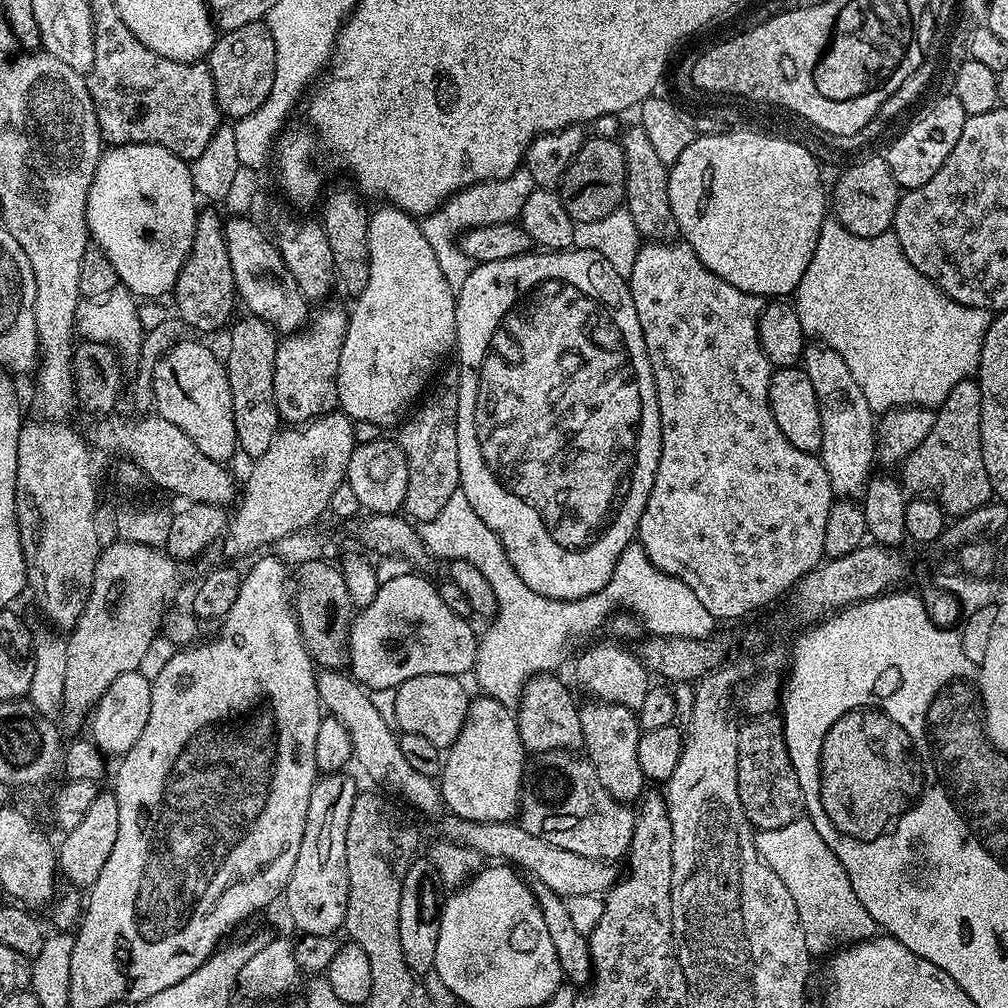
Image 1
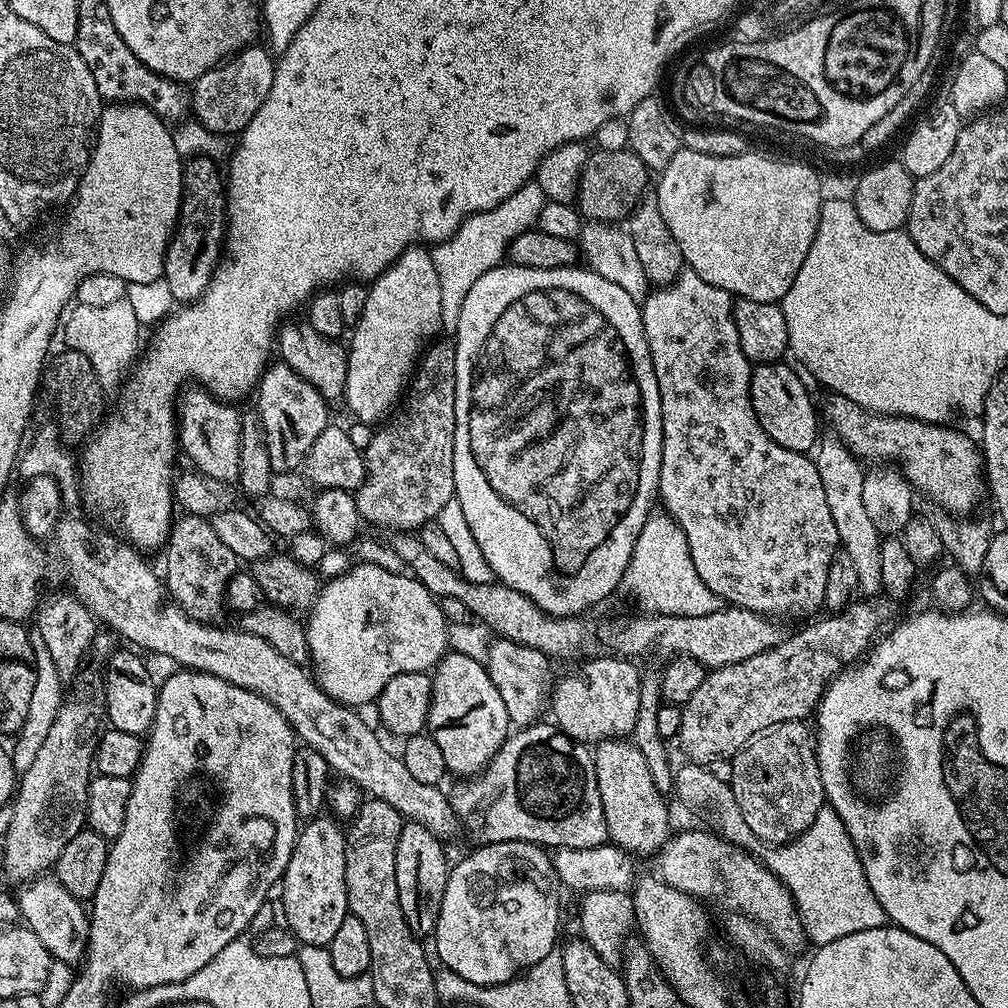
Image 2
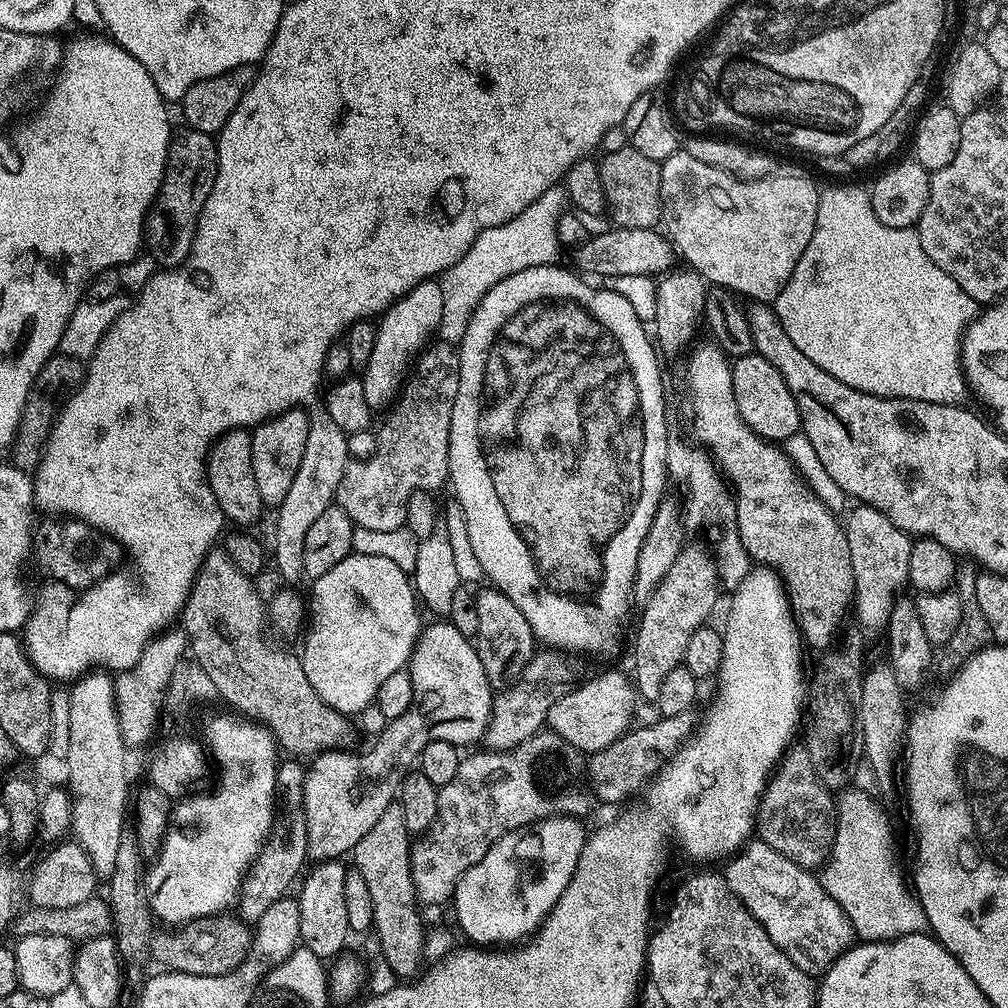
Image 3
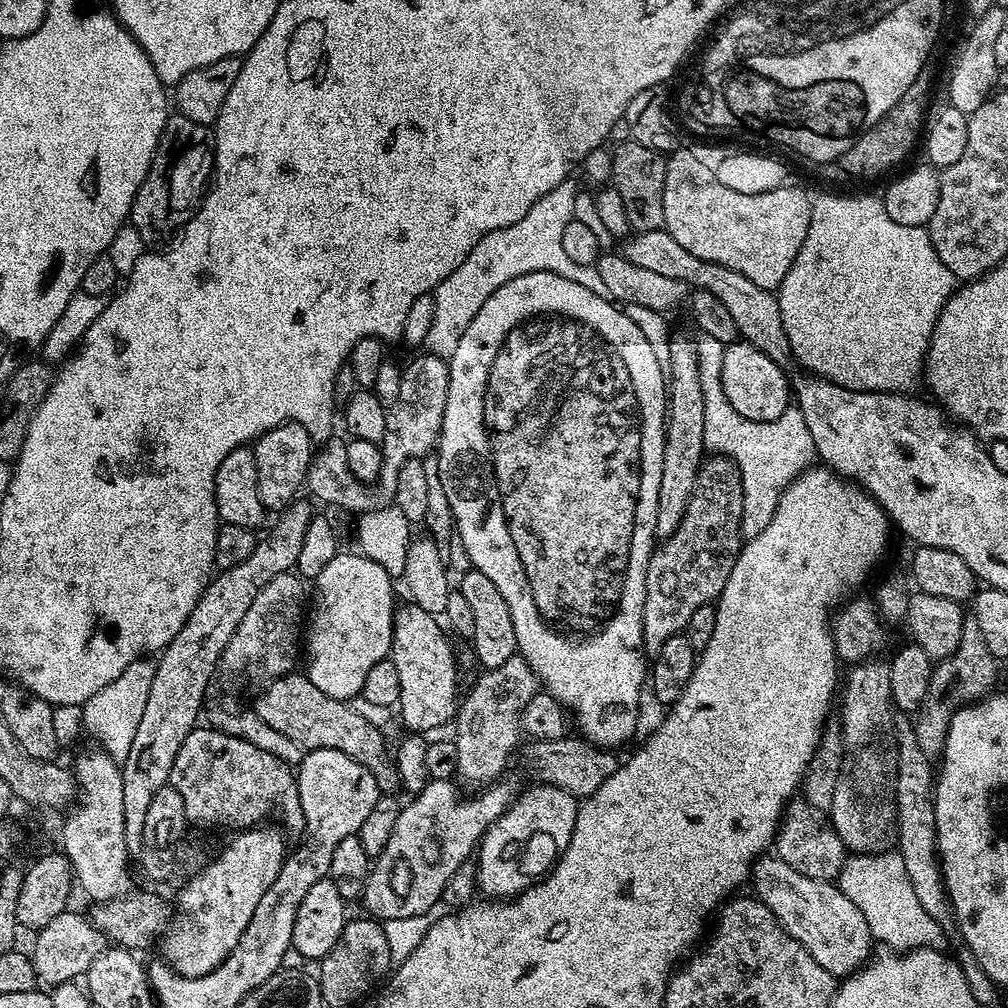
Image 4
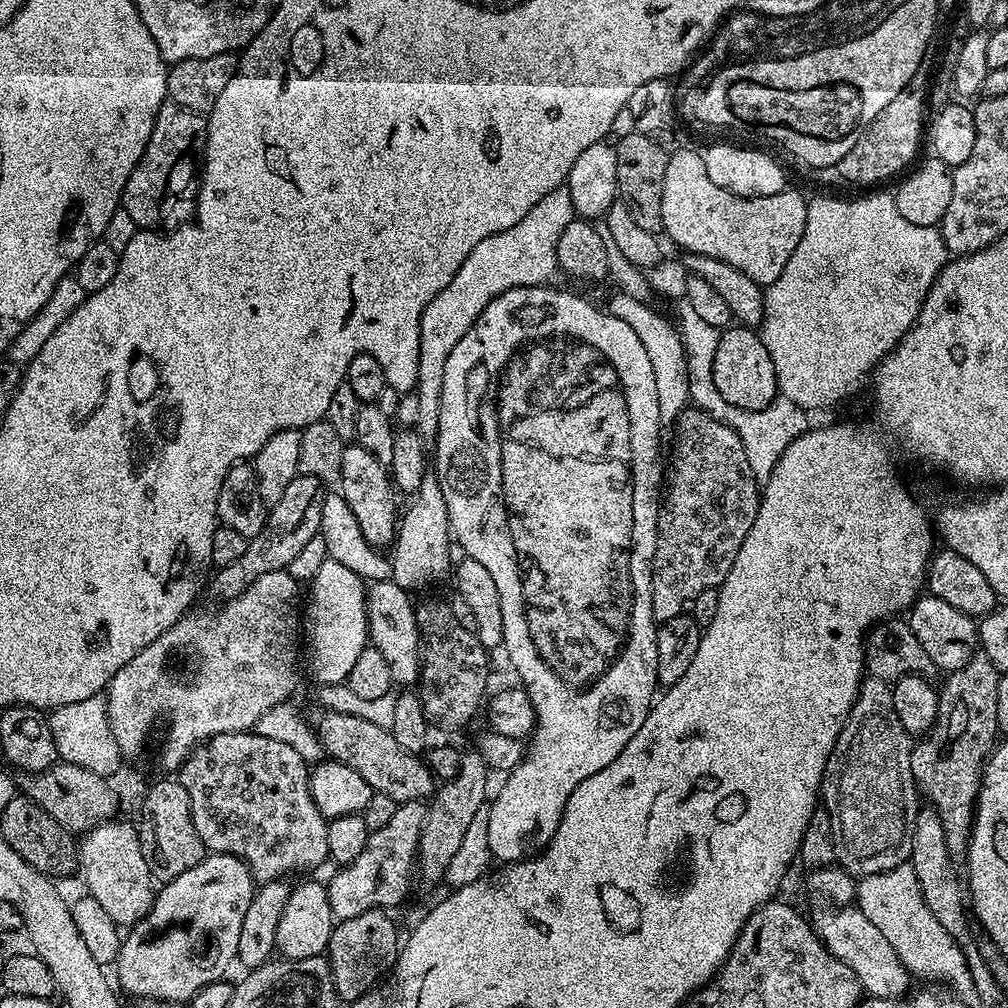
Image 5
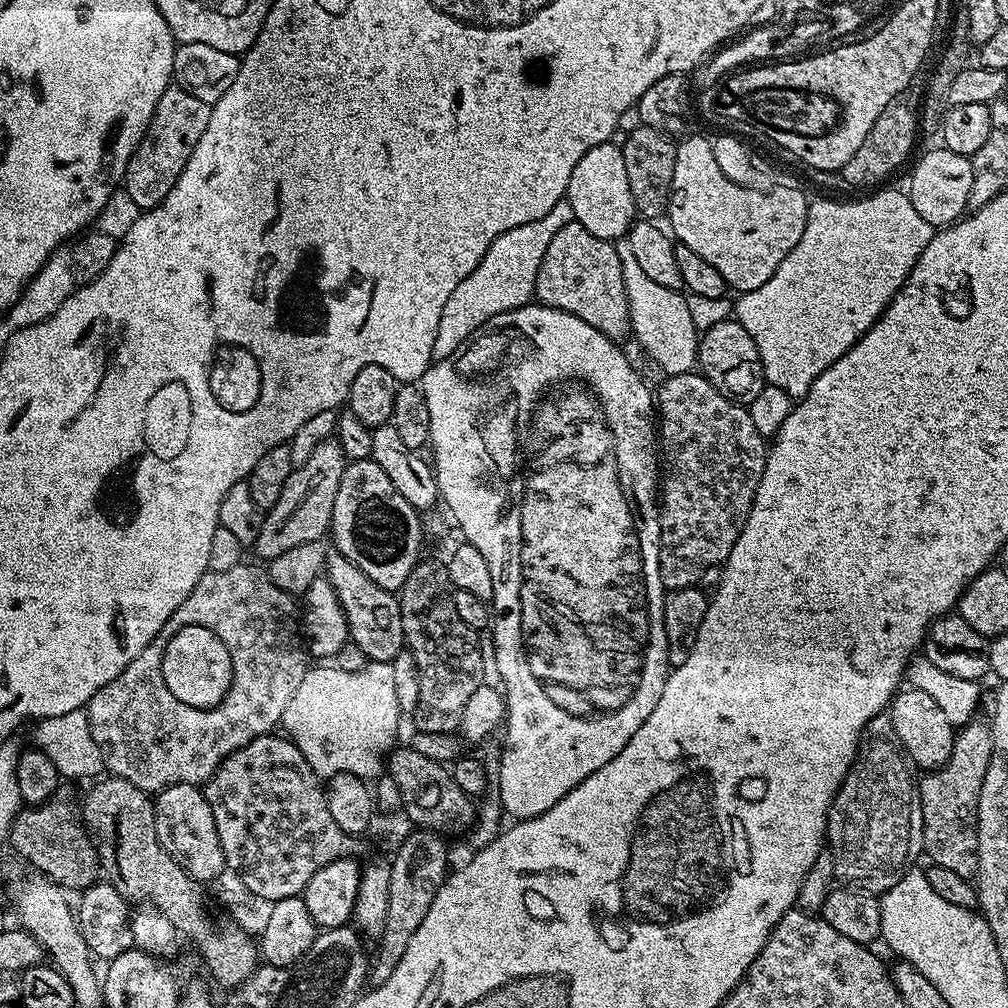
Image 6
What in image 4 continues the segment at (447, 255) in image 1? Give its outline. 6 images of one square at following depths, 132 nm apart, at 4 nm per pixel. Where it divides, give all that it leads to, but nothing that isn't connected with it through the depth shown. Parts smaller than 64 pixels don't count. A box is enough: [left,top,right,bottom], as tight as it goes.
[423,179,610,360]

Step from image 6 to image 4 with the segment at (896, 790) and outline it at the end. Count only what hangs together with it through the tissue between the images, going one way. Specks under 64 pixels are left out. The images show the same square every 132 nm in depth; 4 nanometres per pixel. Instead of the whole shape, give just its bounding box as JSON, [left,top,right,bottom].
[830,662,896,856]

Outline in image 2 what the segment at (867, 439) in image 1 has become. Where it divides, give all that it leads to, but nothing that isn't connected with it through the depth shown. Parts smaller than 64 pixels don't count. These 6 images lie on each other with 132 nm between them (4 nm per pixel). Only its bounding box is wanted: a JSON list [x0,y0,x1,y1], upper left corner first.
[814,434,883,598]

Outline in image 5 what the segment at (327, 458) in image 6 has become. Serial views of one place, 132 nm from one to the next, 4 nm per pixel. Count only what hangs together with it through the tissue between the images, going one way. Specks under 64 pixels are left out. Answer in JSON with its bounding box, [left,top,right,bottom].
[210,476,325,601]

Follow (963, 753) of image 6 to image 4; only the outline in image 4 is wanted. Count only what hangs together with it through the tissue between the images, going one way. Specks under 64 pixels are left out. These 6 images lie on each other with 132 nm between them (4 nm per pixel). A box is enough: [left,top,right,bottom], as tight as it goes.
[914,615,998,758]

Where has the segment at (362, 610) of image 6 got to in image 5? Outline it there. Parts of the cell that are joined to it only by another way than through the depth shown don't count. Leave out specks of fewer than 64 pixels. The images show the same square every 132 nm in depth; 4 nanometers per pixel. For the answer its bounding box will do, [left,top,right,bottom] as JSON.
[366,579,422,686]

